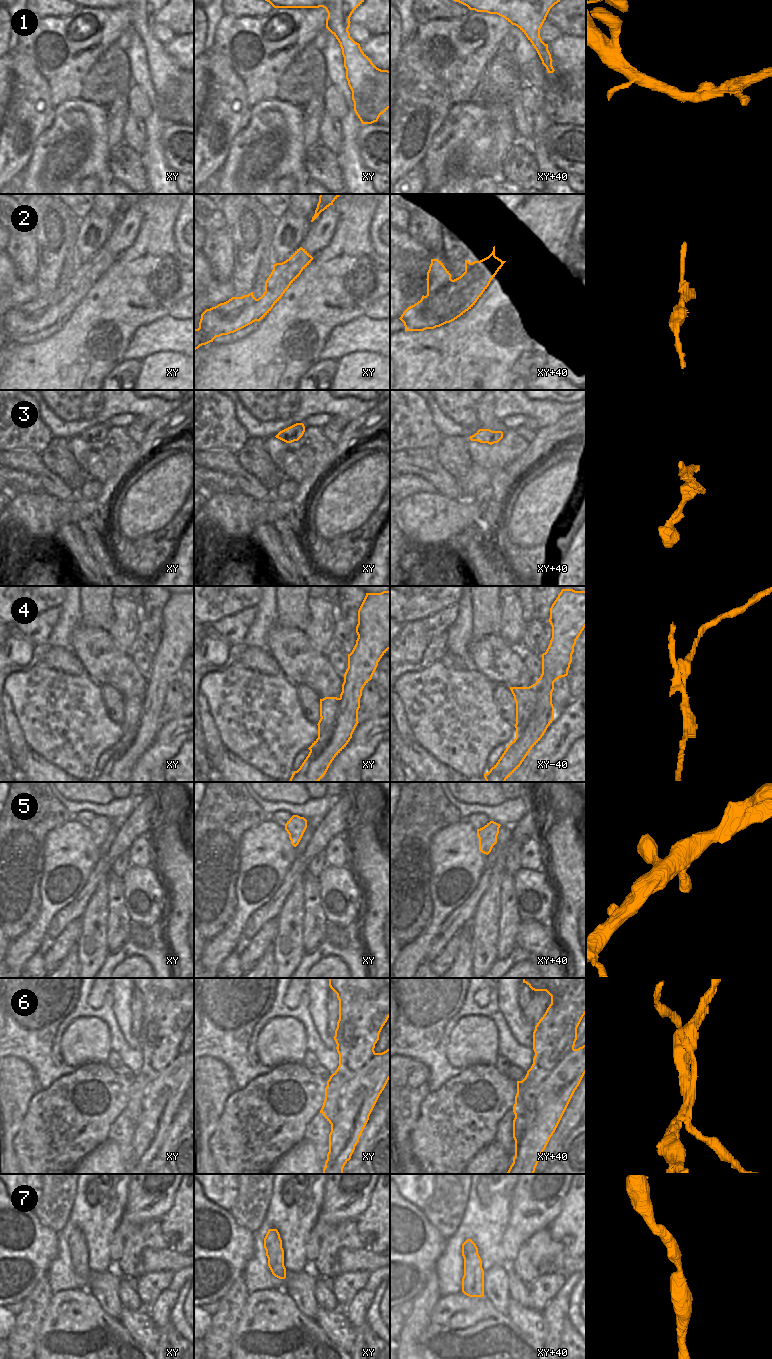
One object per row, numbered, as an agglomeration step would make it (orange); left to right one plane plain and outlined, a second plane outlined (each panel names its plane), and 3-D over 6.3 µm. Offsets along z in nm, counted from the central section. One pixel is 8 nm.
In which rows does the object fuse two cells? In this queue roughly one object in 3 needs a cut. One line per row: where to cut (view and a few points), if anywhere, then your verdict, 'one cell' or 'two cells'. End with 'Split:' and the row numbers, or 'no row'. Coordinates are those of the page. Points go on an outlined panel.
1: cut none; one cell
2: cut none; one cell
3: cut none; one cell
4: cut xy-40 (536, 682), (536, 709), (532, 718), (528, 722), (523, 723); two cells
5: cut none; one cell
6: cut xy+40 (573, 1048), (543, 1084), (537, 1115), (526, 1133), (515, 1141); two cells
7: cut none; one cell
Split: 4, 6

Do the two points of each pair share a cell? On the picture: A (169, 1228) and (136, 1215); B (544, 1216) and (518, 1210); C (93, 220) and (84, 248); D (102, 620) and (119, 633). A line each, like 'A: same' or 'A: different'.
A: different
B: same
C: same
D: different

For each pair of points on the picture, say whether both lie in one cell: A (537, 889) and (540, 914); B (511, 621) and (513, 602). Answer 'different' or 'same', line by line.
A: same
B: same

